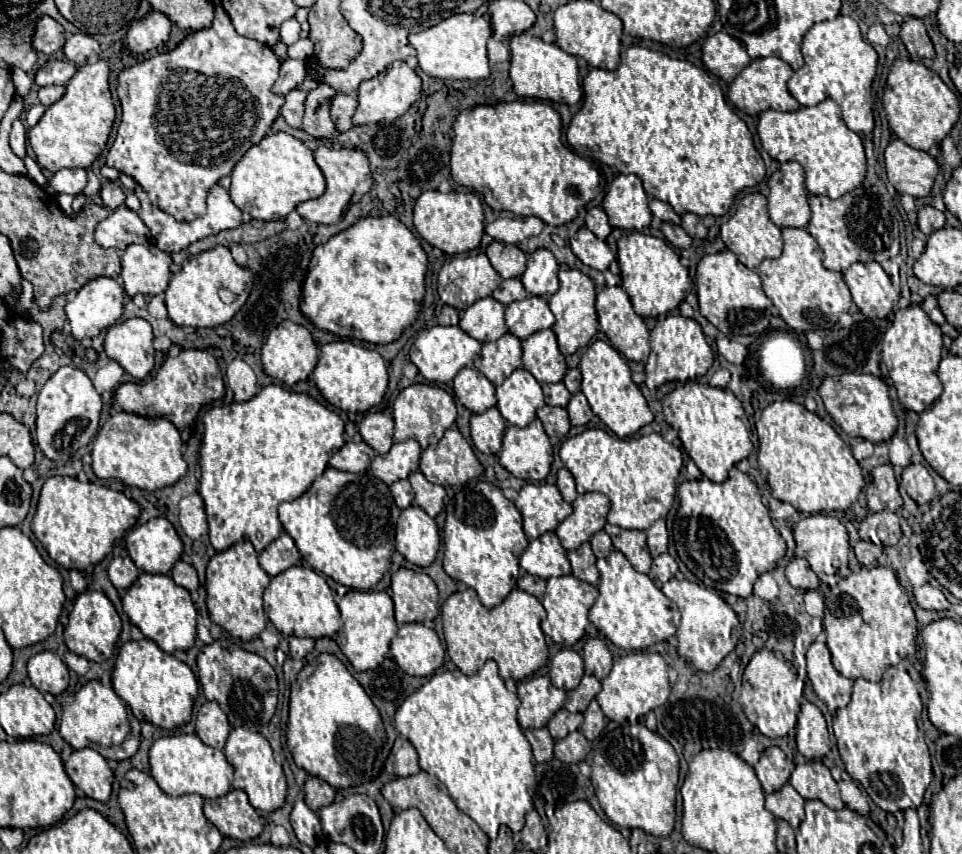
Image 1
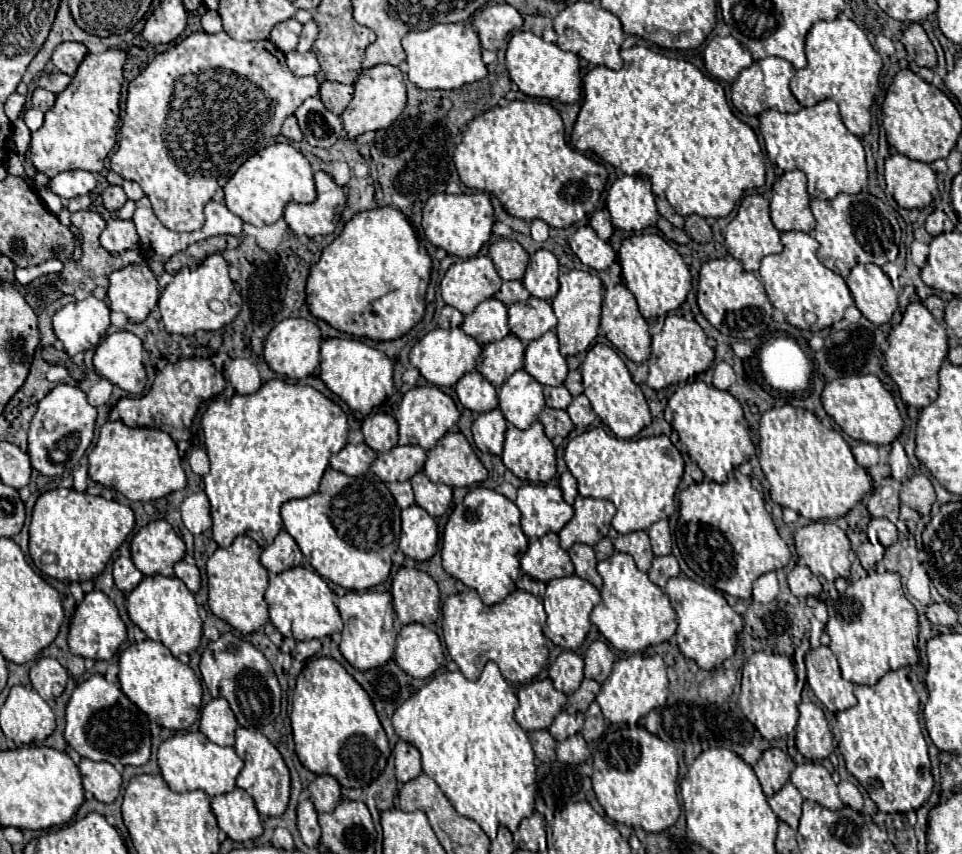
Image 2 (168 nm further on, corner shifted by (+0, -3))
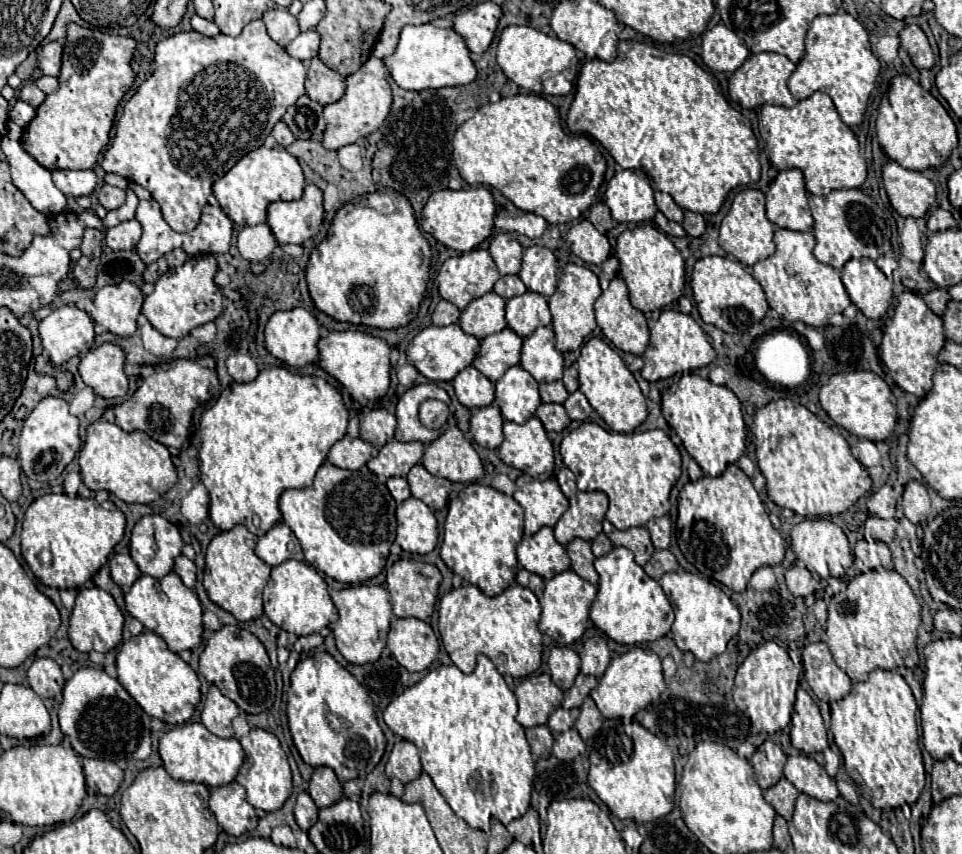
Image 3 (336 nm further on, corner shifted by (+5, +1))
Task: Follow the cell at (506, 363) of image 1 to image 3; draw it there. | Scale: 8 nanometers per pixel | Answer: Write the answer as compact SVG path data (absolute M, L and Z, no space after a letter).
M505 327L481 341L481 351L473 361L473 367L481 371L491 383L495 383L509 367L519 363L521 337Z

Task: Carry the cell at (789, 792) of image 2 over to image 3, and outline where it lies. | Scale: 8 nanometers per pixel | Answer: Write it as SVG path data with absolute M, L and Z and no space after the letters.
M783 777L779 783L769 787L763 795L765 795L765 801L777 811L777 815L781 815L789 823L793 809L795 809L795 799L799 795L795 785Z

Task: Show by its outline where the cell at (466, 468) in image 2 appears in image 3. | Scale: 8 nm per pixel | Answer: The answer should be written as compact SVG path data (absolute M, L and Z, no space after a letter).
M449 427L425 447L423 467L453 483L471 483L483 477L483 463L459 427Z

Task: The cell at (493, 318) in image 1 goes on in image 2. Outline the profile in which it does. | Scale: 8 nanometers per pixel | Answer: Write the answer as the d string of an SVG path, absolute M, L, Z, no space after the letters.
M494 297L482 301L470 315L464 317L462 331L474 337L480 345L506 337L510 333L506 305Z

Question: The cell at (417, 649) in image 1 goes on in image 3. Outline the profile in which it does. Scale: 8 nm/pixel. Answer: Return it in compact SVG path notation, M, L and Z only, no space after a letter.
M413 617L395 619L391 623L387 647L409 673L425 671L439 653L439 641L431 625Z

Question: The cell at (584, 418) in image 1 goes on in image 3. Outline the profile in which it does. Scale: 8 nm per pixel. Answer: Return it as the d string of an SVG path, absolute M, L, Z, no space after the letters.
M575 391L567 397L567 401L563 403L563 407L567 409L567 415L573 419L573 421L585 421L589 415L591 415L591 405L587 401L587 397L581 393L581 391Z

